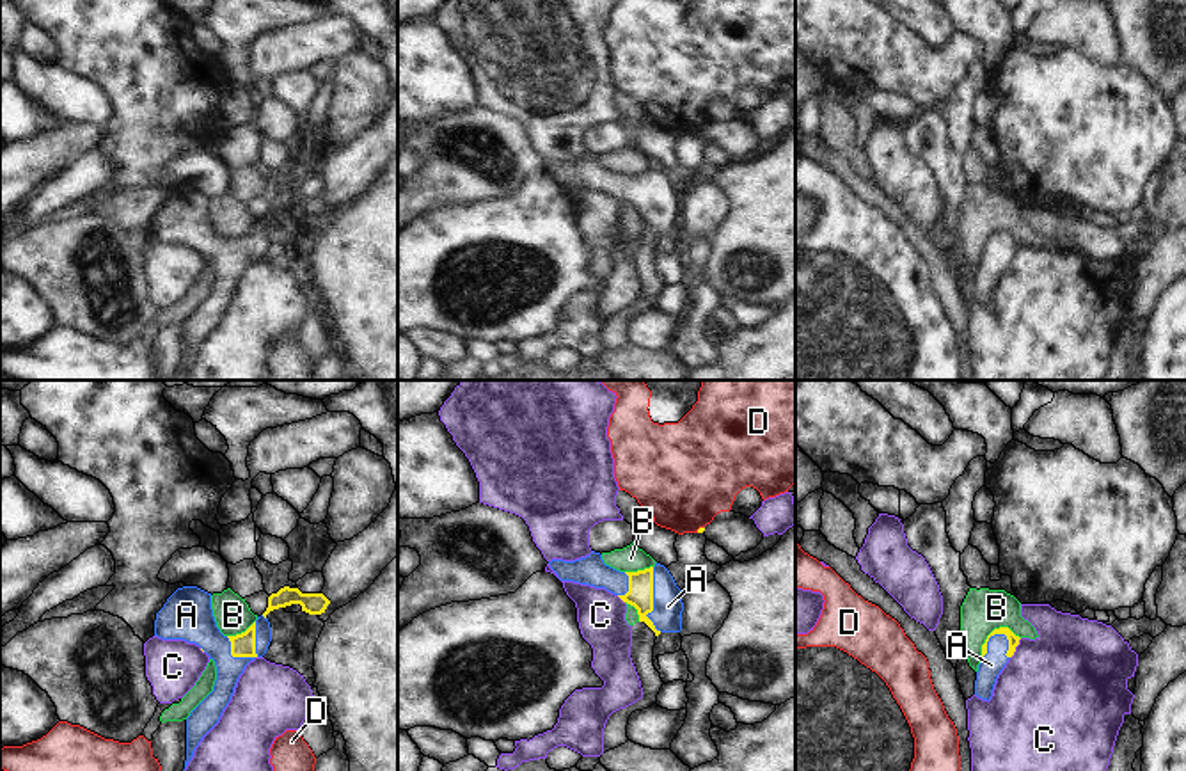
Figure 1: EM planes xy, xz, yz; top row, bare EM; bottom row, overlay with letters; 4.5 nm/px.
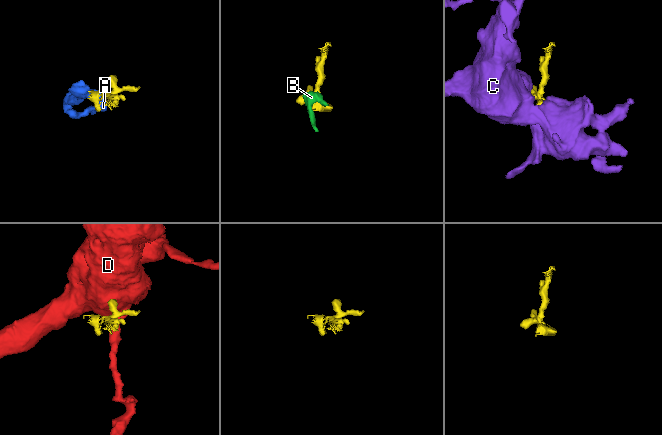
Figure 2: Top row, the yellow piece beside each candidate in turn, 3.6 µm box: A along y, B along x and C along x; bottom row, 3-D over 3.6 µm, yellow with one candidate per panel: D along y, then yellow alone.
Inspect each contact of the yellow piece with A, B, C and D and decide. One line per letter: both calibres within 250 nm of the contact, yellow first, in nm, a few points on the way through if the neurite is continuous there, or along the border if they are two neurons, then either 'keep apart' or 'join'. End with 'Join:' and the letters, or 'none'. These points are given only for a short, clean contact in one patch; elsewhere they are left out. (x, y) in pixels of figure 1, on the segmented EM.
A: 110/140 nm | across xy (242, 645), (254, 651), (233, 656), (203, 631) | join
B: 50/200 nm | along yz (1019, 636), (1007, 627), (996, 627), (982, 645), (979, 658) | keep apart
C: 50/480 nm | keep apart
D: 20/460 nm | along xz (703, 526), (696, 532) | keep apart
Join: A

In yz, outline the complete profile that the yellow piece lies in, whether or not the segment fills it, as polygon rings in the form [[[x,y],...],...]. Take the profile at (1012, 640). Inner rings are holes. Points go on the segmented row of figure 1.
[[[1008,627],[994,629],[987,636],[975,680],[975,695],[978,698],[991,700],[996,679],[1014,656],[1019,640]]]

